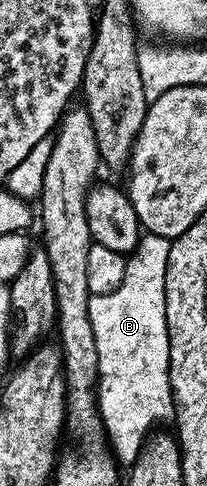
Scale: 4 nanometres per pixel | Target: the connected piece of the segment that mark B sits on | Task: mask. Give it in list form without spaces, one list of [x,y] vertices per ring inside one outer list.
[[[138,249],[125,260],[123,285],[115,293],[89,296],[89,316],[99,353],[97,370],[97,412],[101,414],[103,430],[116,458],[131,465],[145,446],[147,436],[156,423],[169,423],[173,418],[173,398],[169,384],[169,338],[167,337],[167,309],[165,308],[165,278],[168,250]]]

